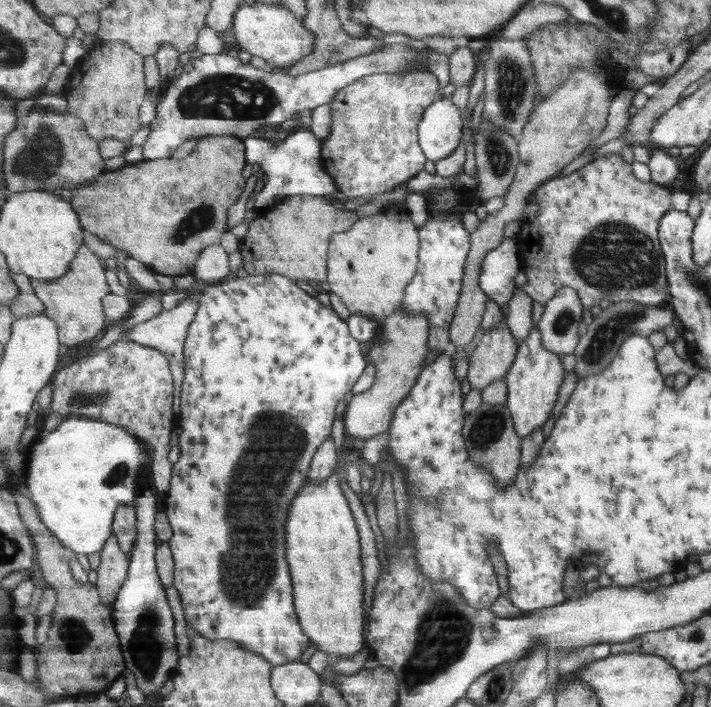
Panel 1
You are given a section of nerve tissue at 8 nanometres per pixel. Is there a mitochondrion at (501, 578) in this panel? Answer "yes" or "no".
no

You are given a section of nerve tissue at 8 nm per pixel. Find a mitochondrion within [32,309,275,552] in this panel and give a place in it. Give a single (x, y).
(80, 399)

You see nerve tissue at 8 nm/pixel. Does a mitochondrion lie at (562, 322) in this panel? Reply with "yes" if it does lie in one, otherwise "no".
yes

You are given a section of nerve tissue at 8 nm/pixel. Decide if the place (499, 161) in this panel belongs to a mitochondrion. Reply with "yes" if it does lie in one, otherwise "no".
yes

